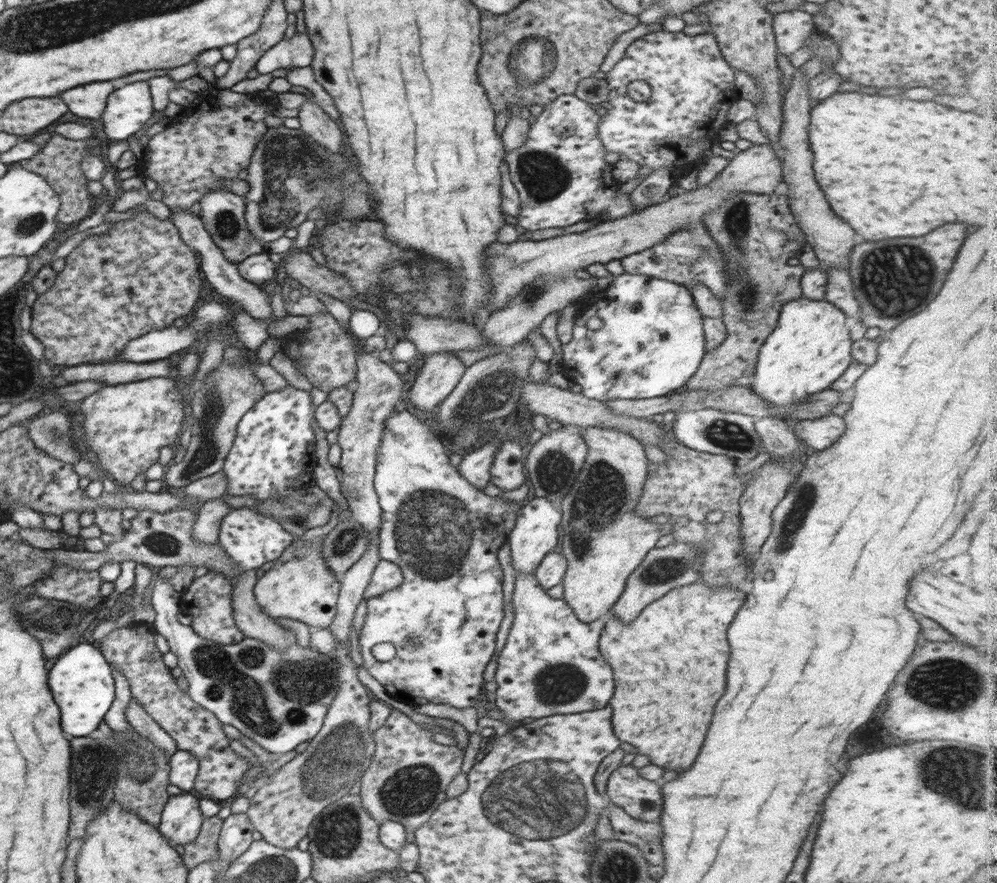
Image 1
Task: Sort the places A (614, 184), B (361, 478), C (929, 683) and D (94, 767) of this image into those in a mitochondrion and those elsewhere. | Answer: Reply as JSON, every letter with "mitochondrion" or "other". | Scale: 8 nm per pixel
{"A":"other","B":"other","C":"mitochondrion","D":"mitochondrion"}

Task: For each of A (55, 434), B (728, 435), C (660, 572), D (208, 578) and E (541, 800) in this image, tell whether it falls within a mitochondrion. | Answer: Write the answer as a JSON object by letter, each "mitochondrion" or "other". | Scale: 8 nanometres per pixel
{"A":"mitochondrion","B":"mitochondrion","C":"mitochondrion","D":"other","E":"mitochondrion"}

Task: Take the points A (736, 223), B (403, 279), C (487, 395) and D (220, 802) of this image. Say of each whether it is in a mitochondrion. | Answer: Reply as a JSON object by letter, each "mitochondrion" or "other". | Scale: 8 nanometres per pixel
{"A":"mitochondrion","B":"mitochondrion","C":"mitochondrion","D":"other"}

